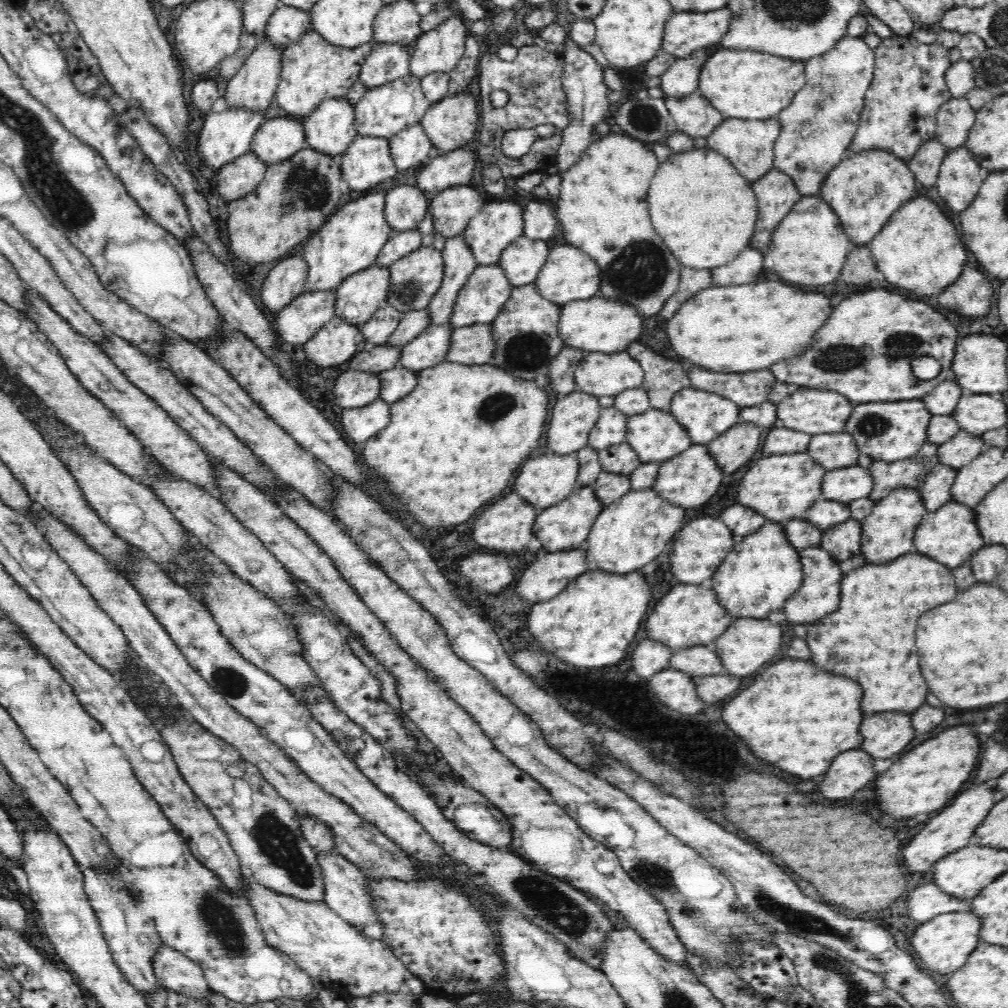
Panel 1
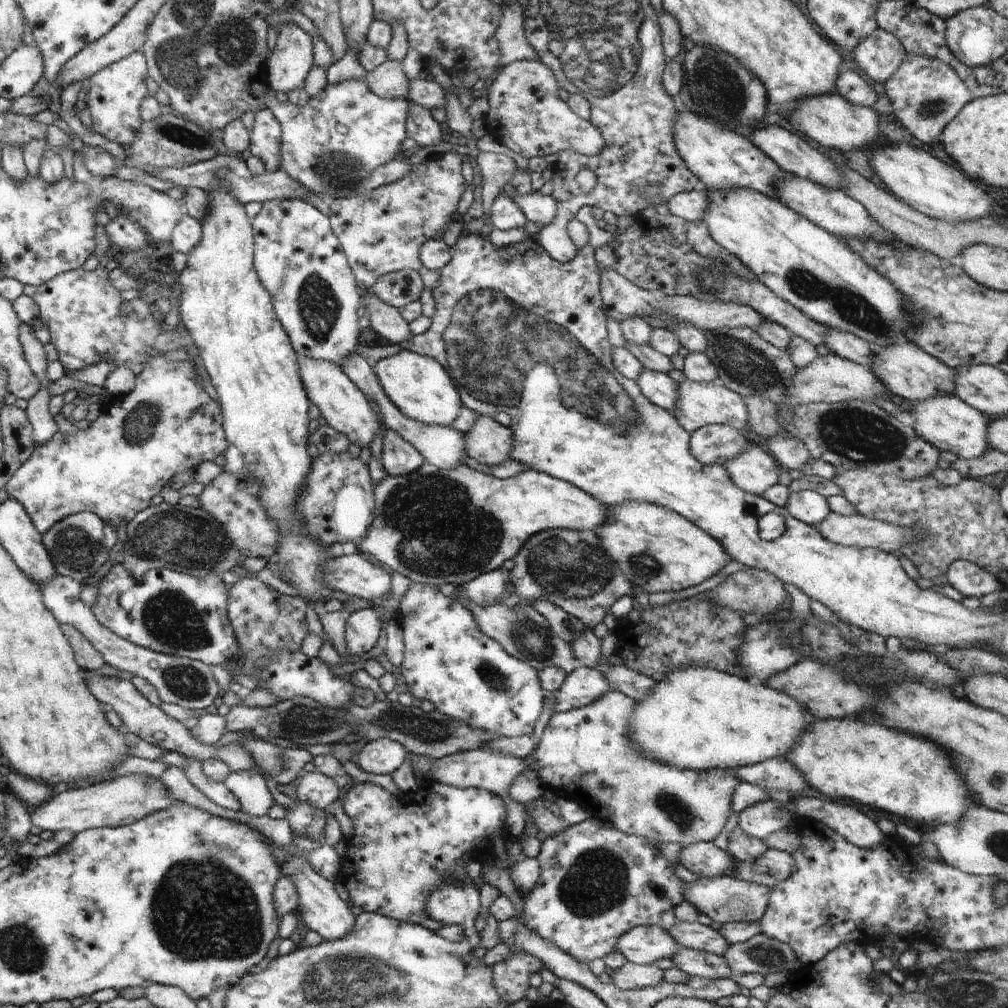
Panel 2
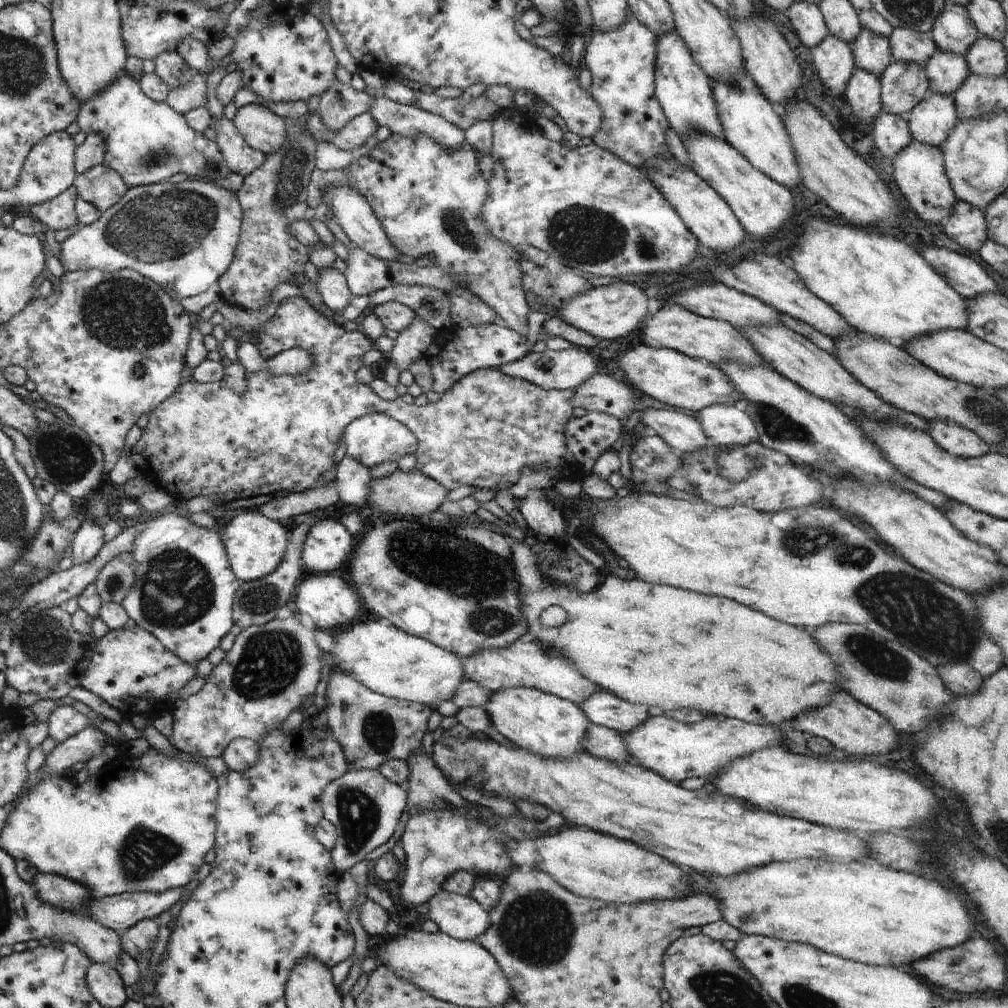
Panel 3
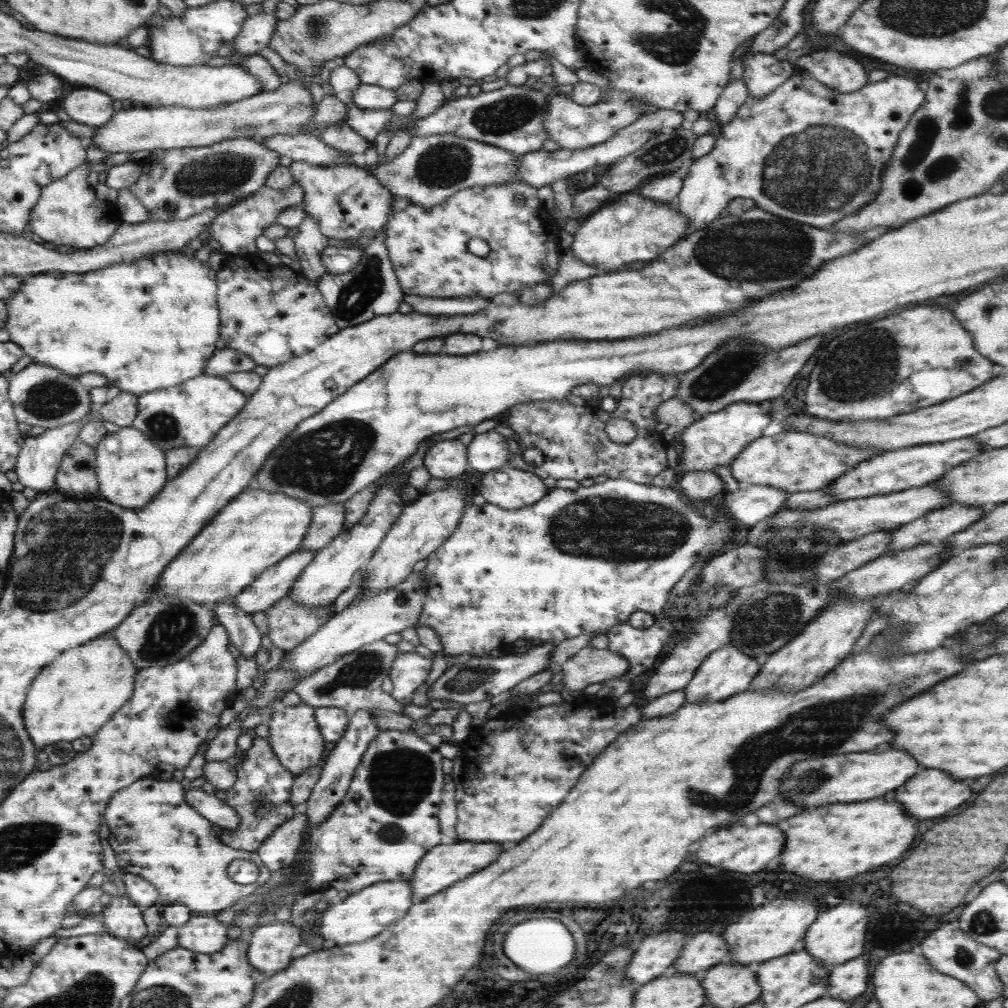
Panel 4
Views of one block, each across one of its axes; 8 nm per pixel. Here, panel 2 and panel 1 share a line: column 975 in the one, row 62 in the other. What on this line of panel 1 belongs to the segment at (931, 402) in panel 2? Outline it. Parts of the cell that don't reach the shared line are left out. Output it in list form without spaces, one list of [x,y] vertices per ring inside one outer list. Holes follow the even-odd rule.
[[[454,13],[436,28],[421,33],[410,47],[410,74],[421,79],[429,72],[449,73],[462,58],[468,35],[469,26],[461,13]]]

